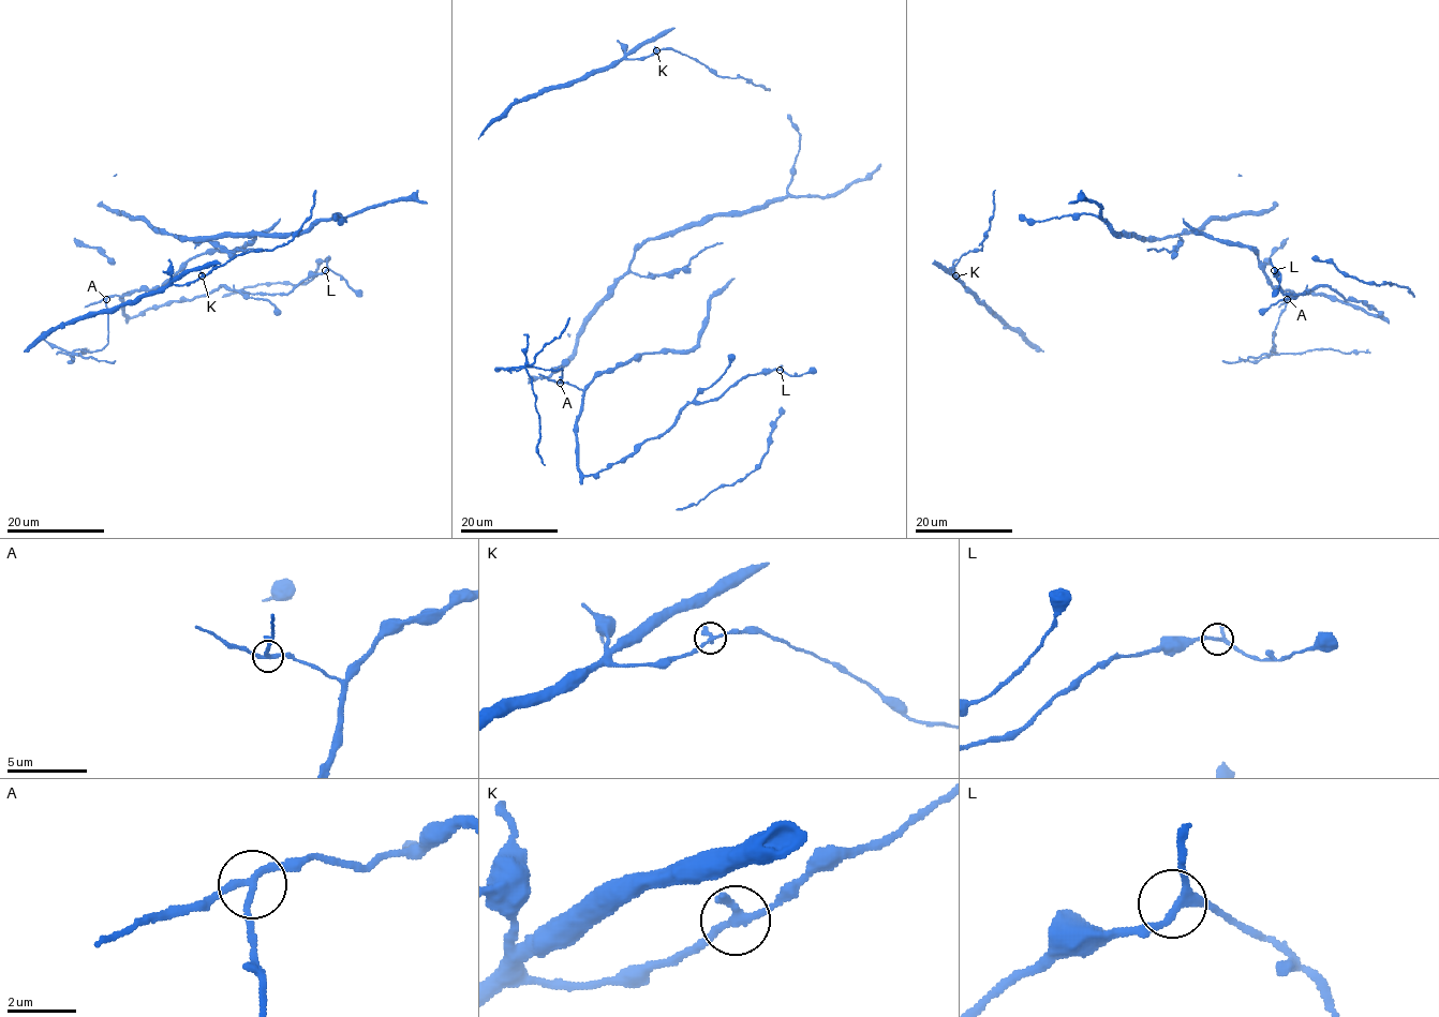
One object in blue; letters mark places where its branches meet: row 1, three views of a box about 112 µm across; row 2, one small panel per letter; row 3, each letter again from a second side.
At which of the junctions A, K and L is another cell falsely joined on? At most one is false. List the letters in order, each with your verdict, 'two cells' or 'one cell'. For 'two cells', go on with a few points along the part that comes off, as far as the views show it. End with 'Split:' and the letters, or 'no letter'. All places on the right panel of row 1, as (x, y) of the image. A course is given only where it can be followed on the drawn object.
A: two cells; foreign part runs (1288, 299), (1285, 310), (1279, 316), (1272, 354), (1301, 354), (1318, 348), (1369, 353)
K: one cell
L: one cell
Split: A

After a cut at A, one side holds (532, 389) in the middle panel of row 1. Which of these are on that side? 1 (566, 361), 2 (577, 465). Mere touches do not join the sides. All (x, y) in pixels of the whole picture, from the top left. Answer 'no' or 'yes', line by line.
1: no
2: no

